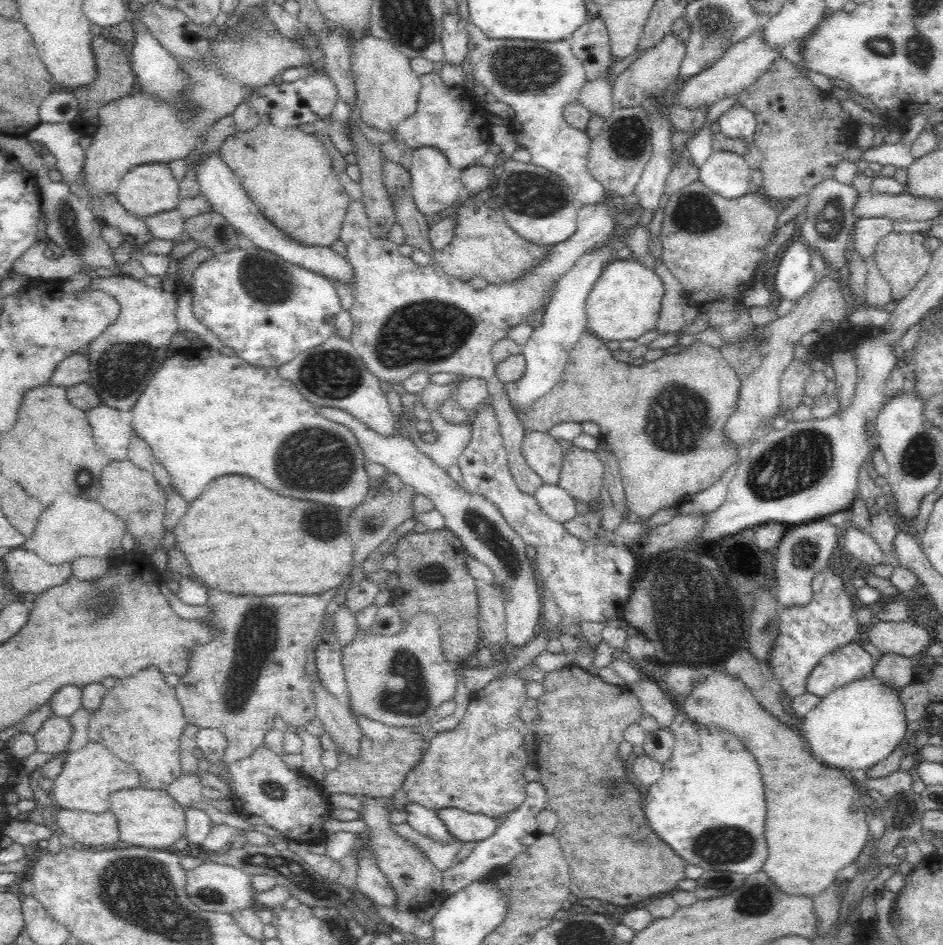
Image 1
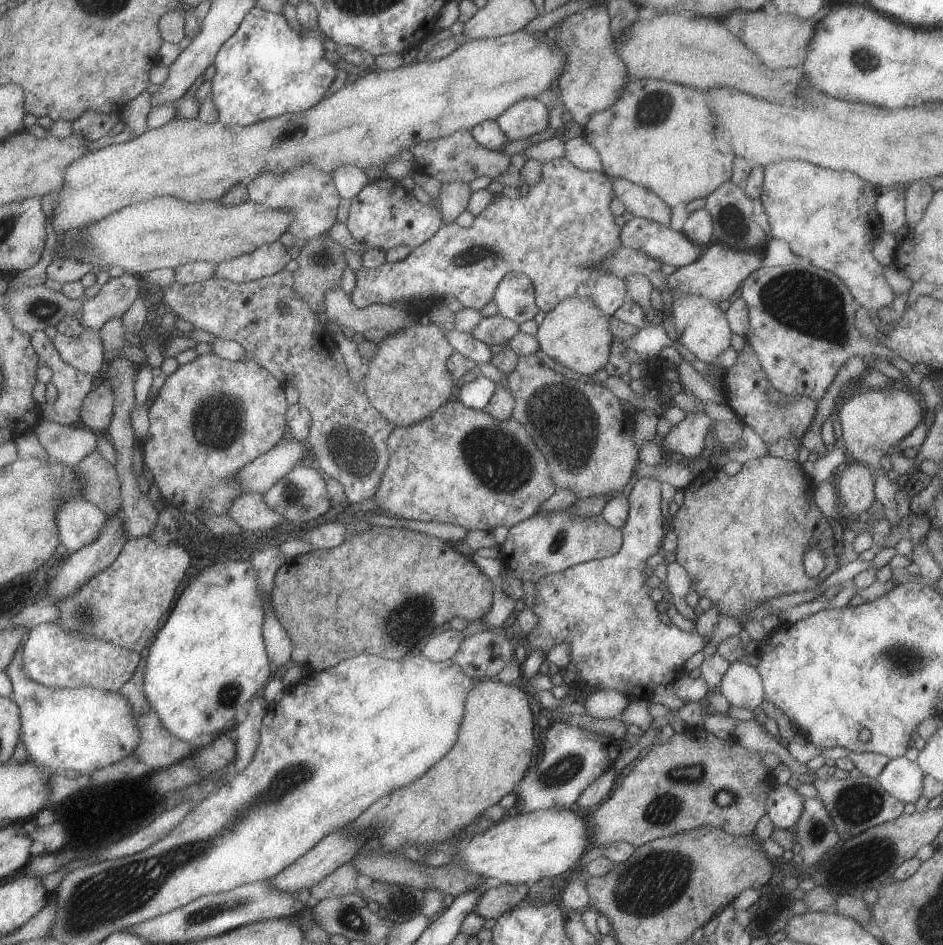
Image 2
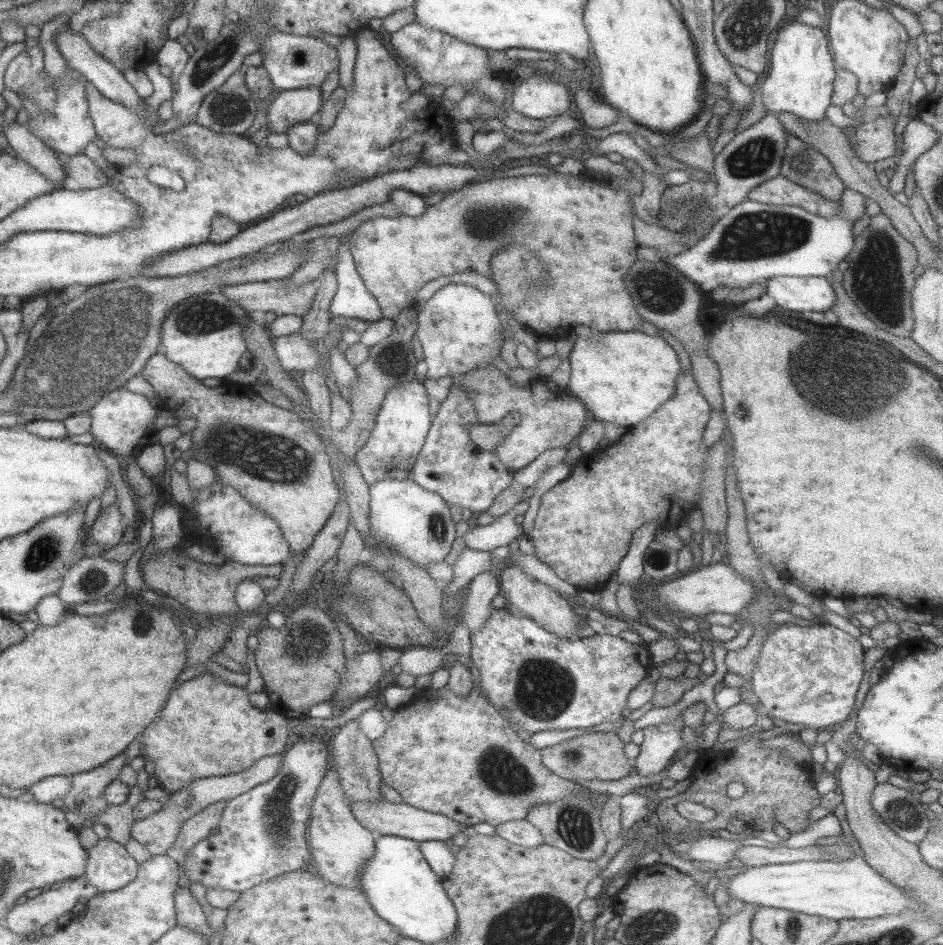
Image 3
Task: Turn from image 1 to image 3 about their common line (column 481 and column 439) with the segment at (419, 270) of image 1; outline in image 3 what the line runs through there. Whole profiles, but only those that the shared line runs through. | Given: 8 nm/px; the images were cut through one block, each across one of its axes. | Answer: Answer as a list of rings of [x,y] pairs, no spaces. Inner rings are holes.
[[[448,283],[437,290],[417,316],[417,336],[422,344],[424,362],[428,367],[427,378],[439,379],[450,375],[463,375],[496,359],[502,347],[502,318],[498,317],[498,314],[495,299],[472,285]]]

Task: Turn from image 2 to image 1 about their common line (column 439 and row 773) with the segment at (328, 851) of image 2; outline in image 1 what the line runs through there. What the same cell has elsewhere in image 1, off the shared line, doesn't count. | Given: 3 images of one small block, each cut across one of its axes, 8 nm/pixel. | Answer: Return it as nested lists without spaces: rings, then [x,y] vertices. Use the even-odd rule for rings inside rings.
[[[750,651],[730,654],[721,668],[706,668],[703,673],[705,678],[694,684],[693,692],[684,700],[682,713],[698,723],[732,730],[760,762],[764,774],[762,780],[766,782],[764,790],[768,806],[768,858],[760,871],[766,873],[778,885],[778,889],[786,894],[812,898],[818,896],[834,883],[842,868],[852,864],[863,852],[870,834],[865,812],[867,800],[856,791],[854,780],[848,774],[842,774],[841,769],[828,767],[813,756],[806,740],[792,726],[794,719],[782,706],[782,693],[770,688],[766,671]]]

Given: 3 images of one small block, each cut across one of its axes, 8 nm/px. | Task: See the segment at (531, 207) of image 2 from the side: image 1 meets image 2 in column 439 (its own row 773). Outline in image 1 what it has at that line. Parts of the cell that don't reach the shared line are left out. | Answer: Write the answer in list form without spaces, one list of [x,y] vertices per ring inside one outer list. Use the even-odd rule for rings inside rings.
[[[262,744],[246,758],[228,764],[227,776],[229,776],[231,782],[231,801],[236,812],[247,817],[256,815],[263,818],[265,824],[280,830],[284,837],[290,839],[290,841],[299,841],[312,845],[322,844],[326,841],[327,835],[322,826],[324,826],[324,822],[329,820],[332,808],[326,800],[323,783],[314,781],[295,769],[289,769],[286,763],[266,745]]]

